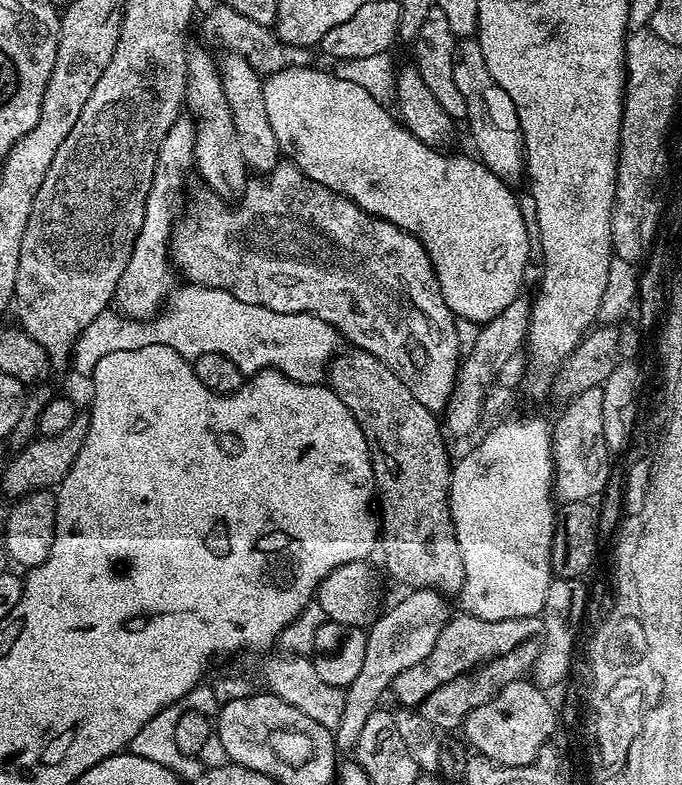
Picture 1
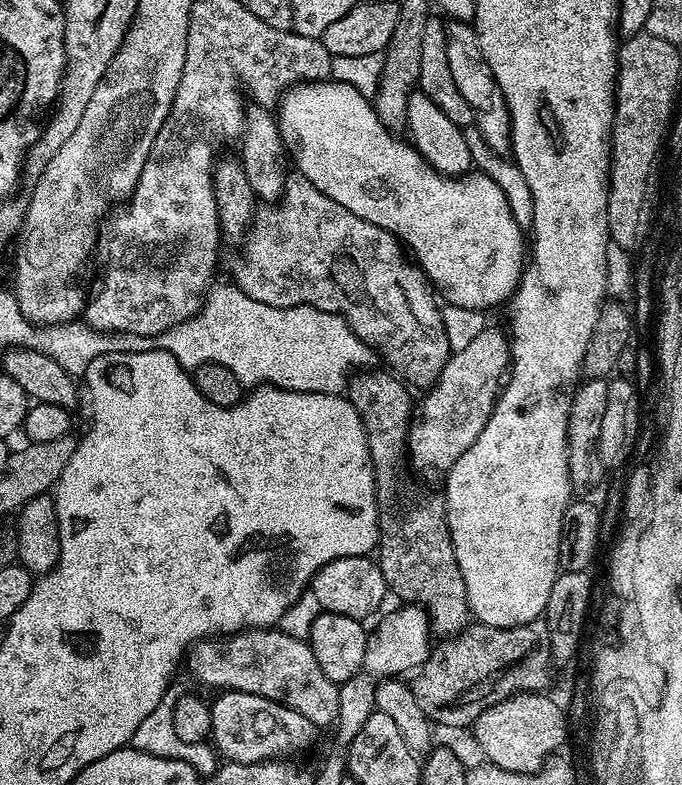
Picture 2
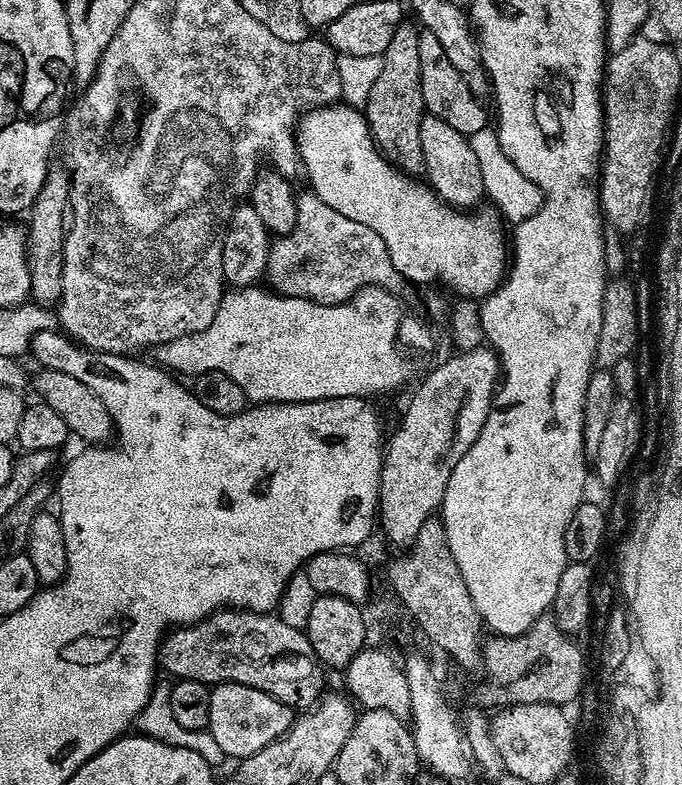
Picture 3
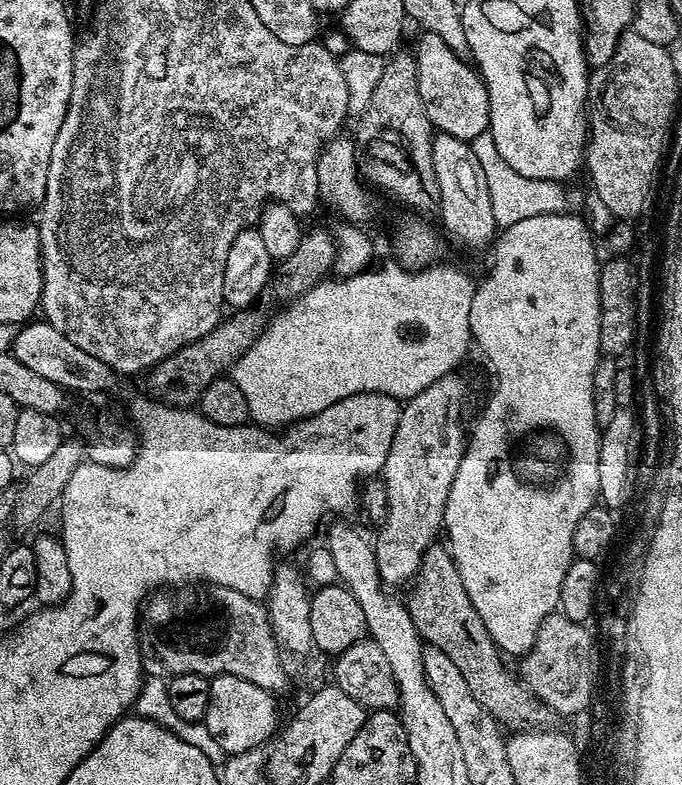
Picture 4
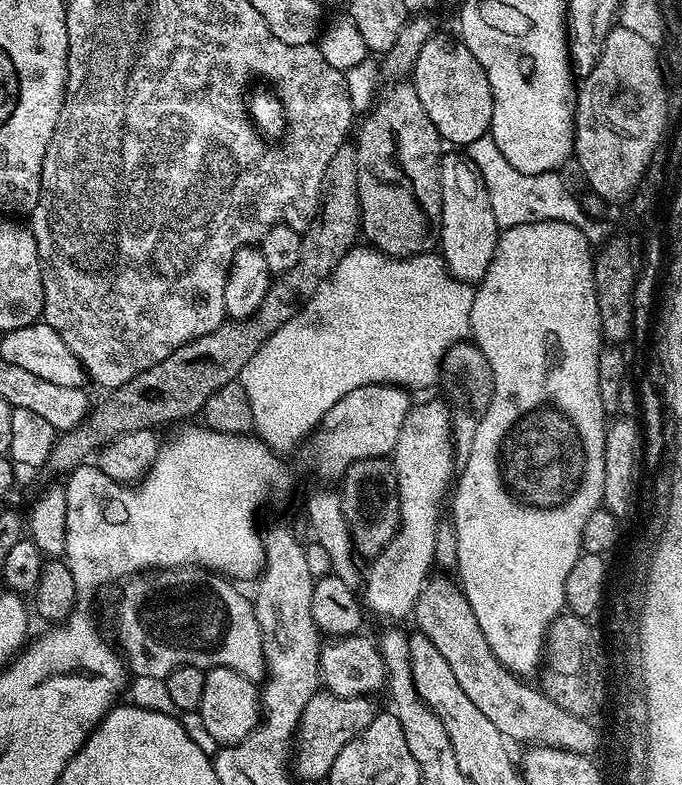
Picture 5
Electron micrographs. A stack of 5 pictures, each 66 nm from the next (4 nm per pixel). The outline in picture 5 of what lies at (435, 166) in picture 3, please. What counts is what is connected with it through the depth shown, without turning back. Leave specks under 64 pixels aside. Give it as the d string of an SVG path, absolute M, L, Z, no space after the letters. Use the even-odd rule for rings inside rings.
M445 155L440 162L442 214L438 252L444 257L444 265L451 276L463 280L465 284L475 285L484 279L494 258L498 229L494 210L490 210L490 194L480 173L463 155L460 156Z

